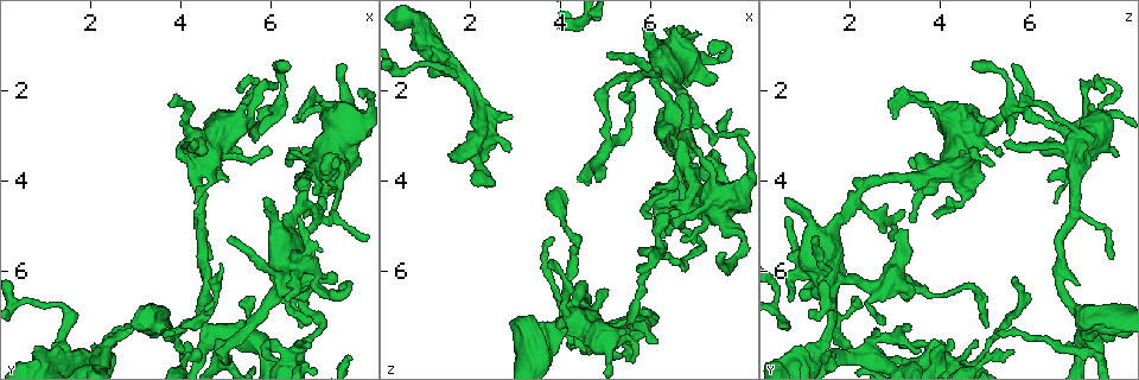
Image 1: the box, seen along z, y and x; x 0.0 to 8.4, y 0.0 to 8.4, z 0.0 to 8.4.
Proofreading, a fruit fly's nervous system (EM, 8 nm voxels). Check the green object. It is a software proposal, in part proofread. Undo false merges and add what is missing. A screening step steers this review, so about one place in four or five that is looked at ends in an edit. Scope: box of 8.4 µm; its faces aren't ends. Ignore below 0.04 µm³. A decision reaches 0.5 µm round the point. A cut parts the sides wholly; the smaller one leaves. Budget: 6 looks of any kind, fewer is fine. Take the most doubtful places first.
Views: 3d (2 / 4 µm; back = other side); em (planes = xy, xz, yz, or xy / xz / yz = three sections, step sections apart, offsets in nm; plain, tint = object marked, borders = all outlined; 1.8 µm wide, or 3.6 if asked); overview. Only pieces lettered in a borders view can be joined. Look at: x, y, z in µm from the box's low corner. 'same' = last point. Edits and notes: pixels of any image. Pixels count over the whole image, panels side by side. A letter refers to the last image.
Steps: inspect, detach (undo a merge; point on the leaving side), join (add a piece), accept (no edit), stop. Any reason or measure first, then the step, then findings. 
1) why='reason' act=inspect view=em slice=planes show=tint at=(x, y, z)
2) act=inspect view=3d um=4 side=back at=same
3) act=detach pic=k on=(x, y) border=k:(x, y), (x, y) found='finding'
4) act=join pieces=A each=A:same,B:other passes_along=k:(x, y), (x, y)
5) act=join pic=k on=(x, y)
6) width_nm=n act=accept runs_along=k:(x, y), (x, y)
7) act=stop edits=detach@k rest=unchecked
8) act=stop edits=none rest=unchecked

why='three-way junction' act=inspect view=em slice=planes show=borders at=(1.30, 7.75, 1.20)

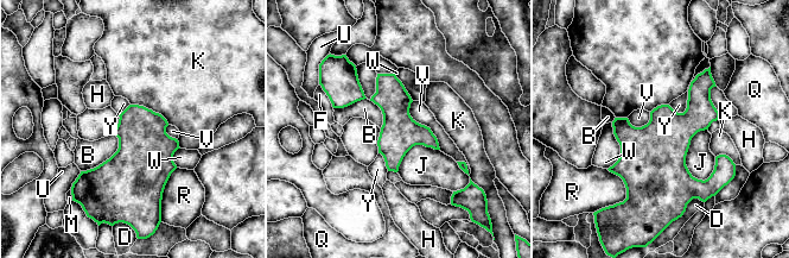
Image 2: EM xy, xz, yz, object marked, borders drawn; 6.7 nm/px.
width_nm=260 act=accept each=B:other,D:other,F:other,H:other,J:other,K:other,M:other,Q:other,R:other,U:other,V:other,W:other,Y:other border=2:(114, 133), (118, 149), (81, 171) found='all the same neuron'

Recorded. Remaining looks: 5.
why='free end' act=inspect view=em slice=planes show=borders at=(2.90, 7.30, 2.60)

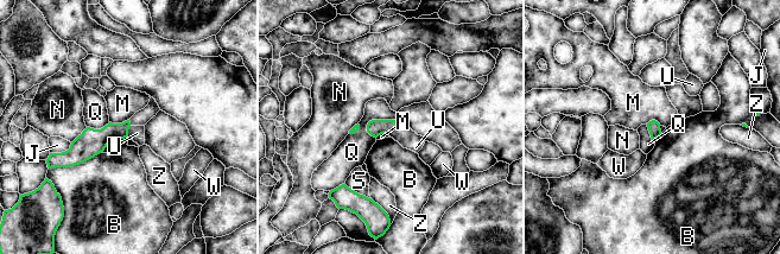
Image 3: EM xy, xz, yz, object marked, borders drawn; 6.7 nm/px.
act=accept each=B:other,J:other,M:other,N:other,Q:other,S:other,U:other,W:other,Z:other runs_along=3:(126, 125), (75, 156), (59, 156) found='none of them fits'

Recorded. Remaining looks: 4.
why='end of a long branch' act=inspect view=3d um=2 at=(6.60, 7.25, 5.10)

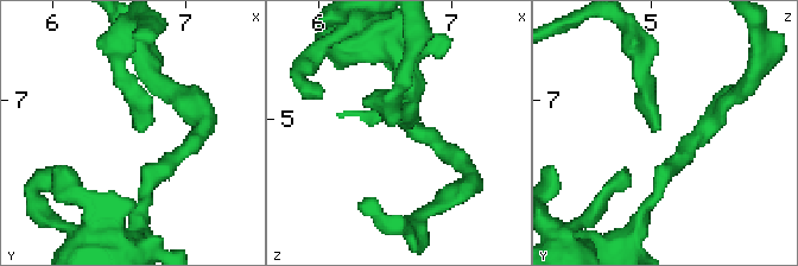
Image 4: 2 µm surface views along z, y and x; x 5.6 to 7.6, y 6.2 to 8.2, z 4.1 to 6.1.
why='shape alone is not enough' act=inspect view=em slice=yz step=8 show=borders at=(6.64, 7.22, 5.08)

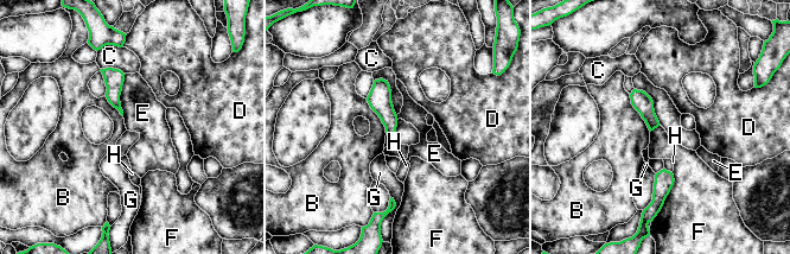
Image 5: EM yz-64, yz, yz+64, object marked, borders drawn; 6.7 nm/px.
longest_contact=F:300nm act=accept each=B:other,C:other,D:other,E:other,F:other,G:other,H:other found='none of them fits'

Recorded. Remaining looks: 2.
act=stop edits=none rest=unchecked

